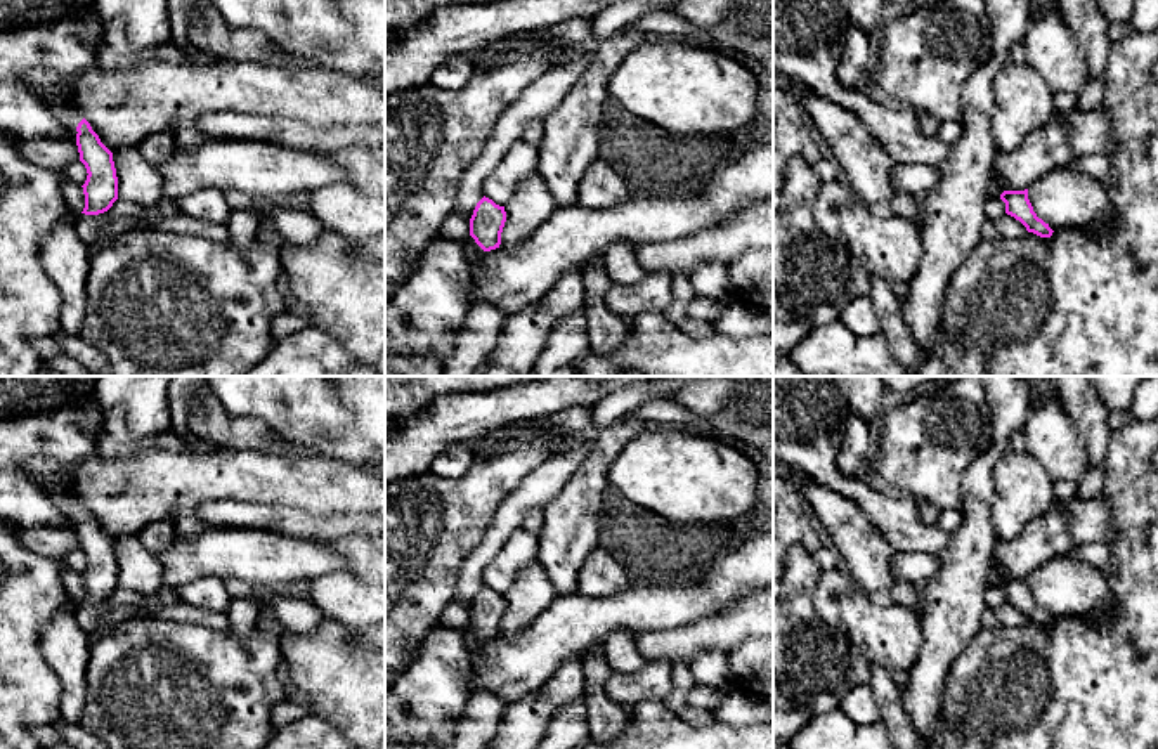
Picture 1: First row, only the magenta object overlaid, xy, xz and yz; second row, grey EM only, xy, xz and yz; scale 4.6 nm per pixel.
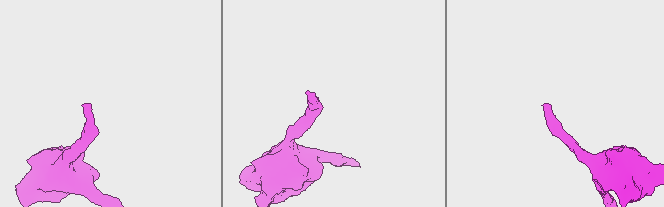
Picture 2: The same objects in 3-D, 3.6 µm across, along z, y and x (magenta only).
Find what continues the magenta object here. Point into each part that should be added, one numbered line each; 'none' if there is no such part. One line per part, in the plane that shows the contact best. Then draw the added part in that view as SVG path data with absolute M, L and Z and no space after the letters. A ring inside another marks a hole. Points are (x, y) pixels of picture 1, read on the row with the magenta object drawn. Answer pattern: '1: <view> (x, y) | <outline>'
1: xy (70, 47) | M97 7L57 23L0 31L0 83L26 80L35 73L55 75L61 83L42 92L52 114L76 128L83 111L69 92L76 76L97 68L104 24Z

